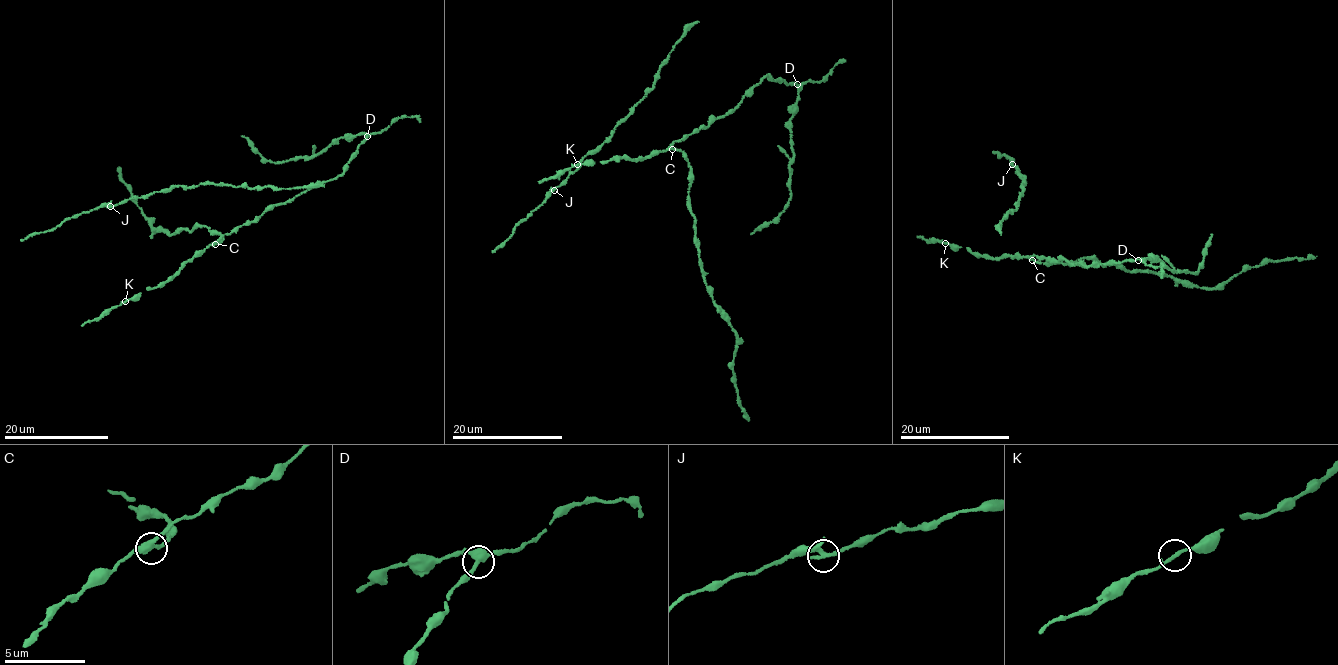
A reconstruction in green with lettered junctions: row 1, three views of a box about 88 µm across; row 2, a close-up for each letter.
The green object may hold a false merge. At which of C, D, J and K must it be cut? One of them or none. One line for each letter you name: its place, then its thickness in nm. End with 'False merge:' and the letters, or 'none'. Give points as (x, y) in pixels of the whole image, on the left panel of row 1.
False merge: none

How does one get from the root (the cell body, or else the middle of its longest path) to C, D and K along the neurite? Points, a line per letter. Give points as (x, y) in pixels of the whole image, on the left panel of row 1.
C: (239, 226), (222, 235), (215, 244)
D: (239, 226), (259, 219), (272, 206), (293, 199), (341, 175), (367, 136)
K: (239, 226), (183, 262), (175, 276), (125, 301)

